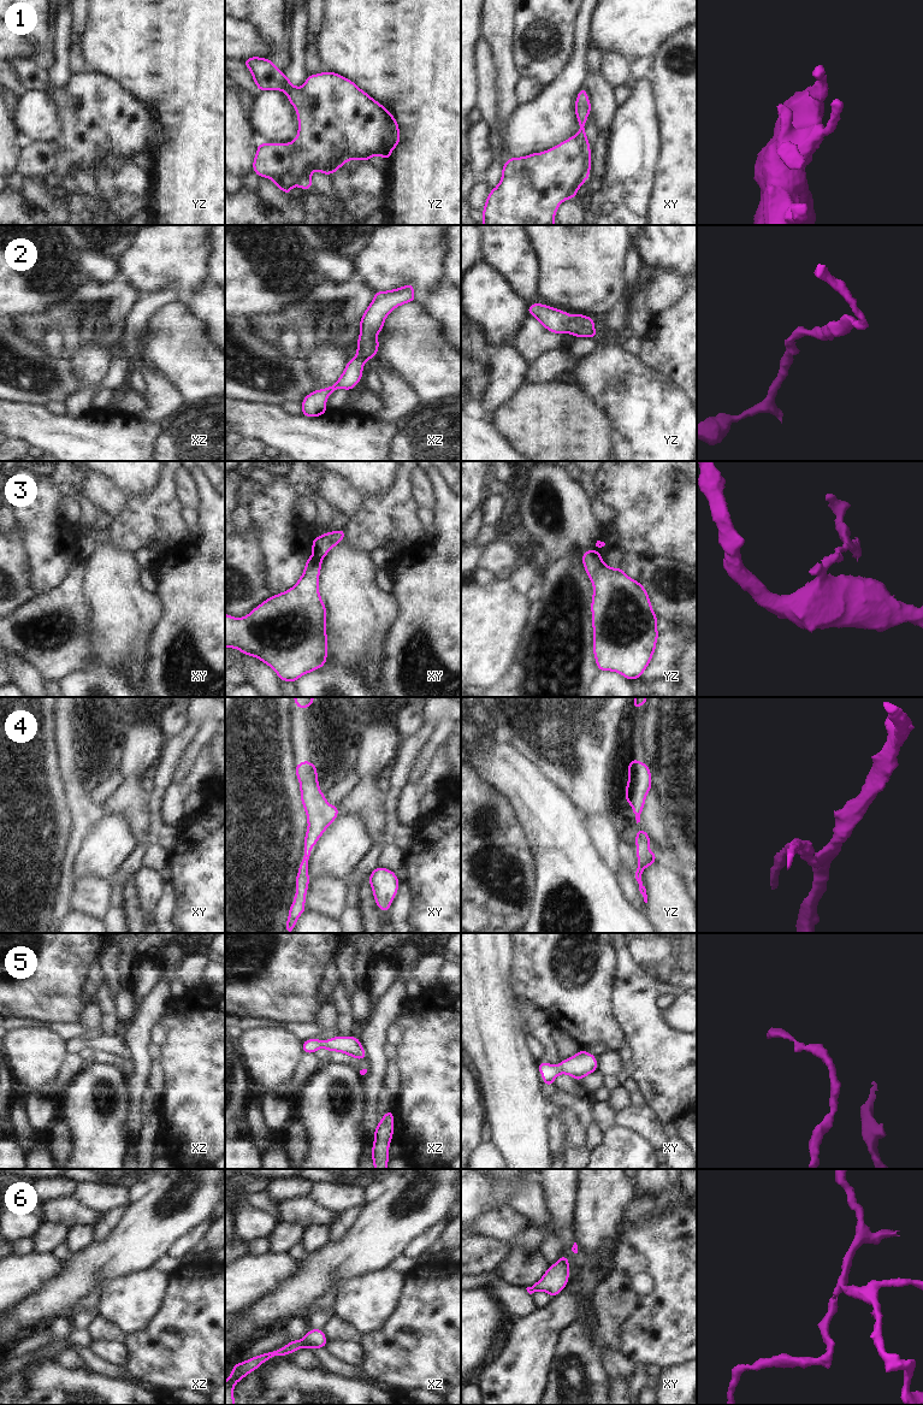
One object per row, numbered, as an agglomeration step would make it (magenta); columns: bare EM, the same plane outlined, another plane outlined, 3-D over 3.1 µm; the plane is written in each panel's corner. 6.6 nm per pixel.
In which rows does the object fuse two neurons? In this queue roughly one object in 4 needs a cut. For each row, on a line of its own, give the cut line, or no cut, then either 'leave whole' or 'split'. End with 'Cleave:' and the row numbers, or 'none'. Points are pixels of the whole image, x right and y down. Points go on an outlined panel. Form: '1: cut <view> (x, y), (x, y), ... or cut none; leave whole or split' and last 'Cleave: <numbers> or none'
1: cut none; leave whole
2: cut none; leave whole
3: cut xy (312, 555), (320, 562); split
4: cut none; leave whole
5: cut none; leave whole
6: cut none; leave whole
Cleave: 3

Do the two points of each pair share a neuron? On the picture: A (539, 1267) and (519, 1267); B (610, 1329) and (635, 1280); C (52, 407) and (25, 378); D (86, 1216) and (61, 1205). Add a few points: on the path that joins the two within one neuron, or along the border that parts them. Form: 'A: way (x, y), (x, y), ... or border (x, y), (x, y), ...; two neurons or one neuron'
A: way (534, 1267), (524, 1267); one neuron
B: way (622, 1317), (633, 1306), (634, 1292); one neuron
C: border (65, 399), (47, 401), (43, 405); two neurons
D: way (80, 1214), (67, 1210); one neuron

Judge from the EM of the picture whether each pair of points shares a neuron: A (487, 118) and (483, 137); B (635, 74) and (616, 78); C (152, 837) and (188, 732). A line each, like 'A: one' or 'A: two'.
A: two
B: two
C: one

